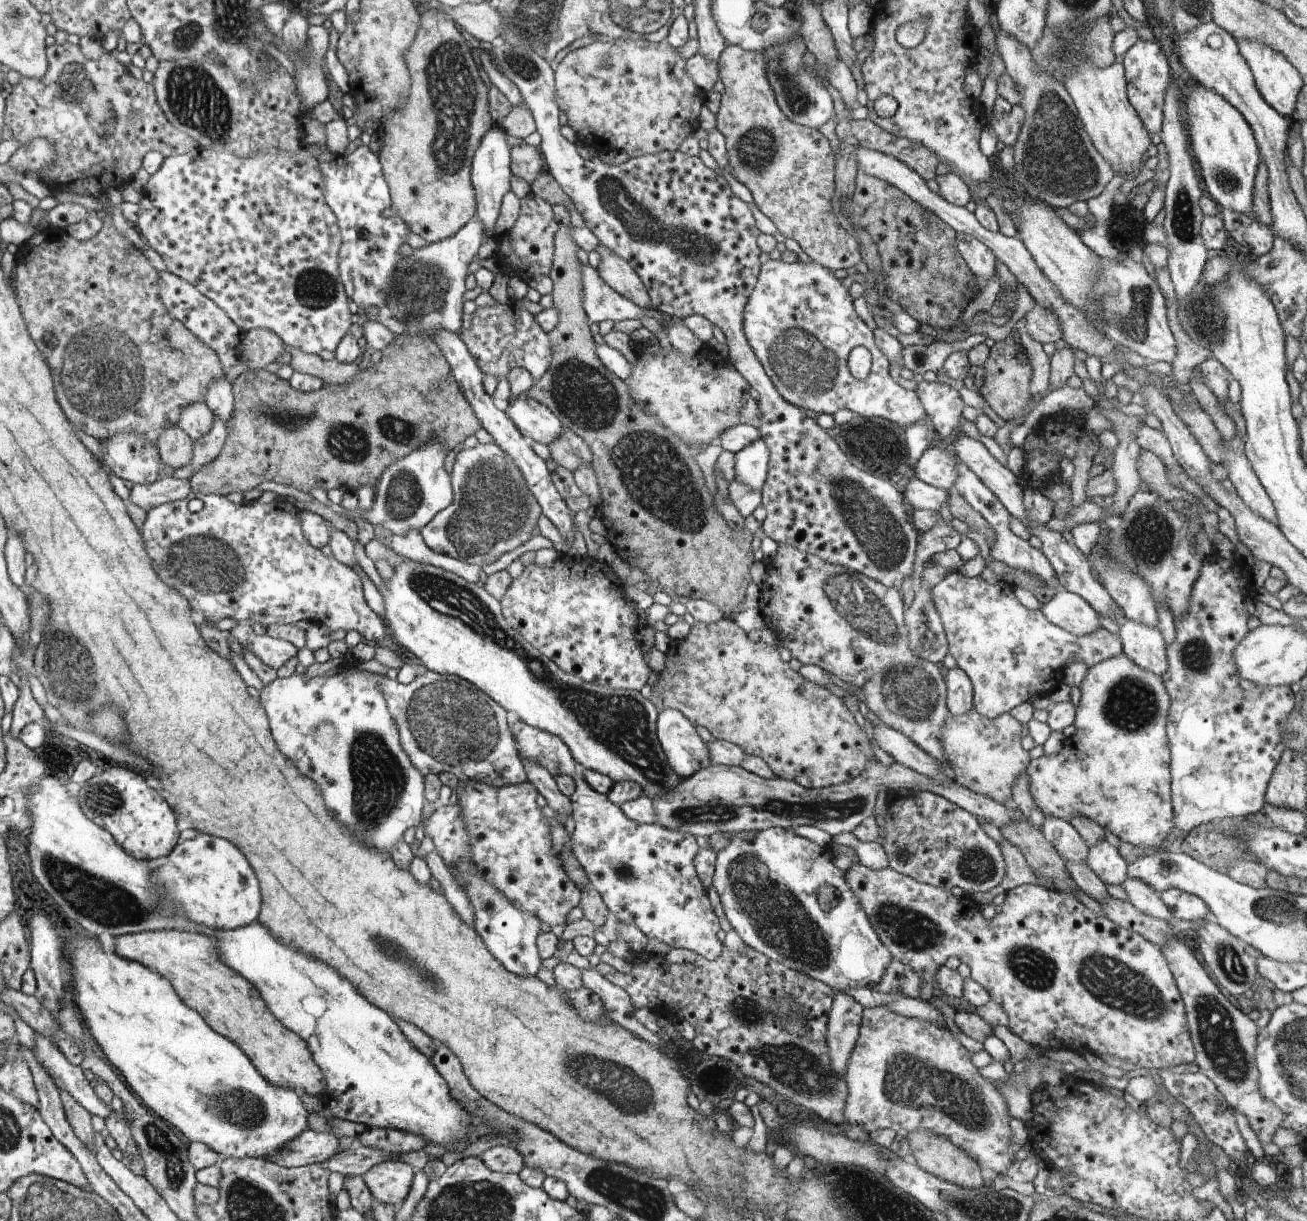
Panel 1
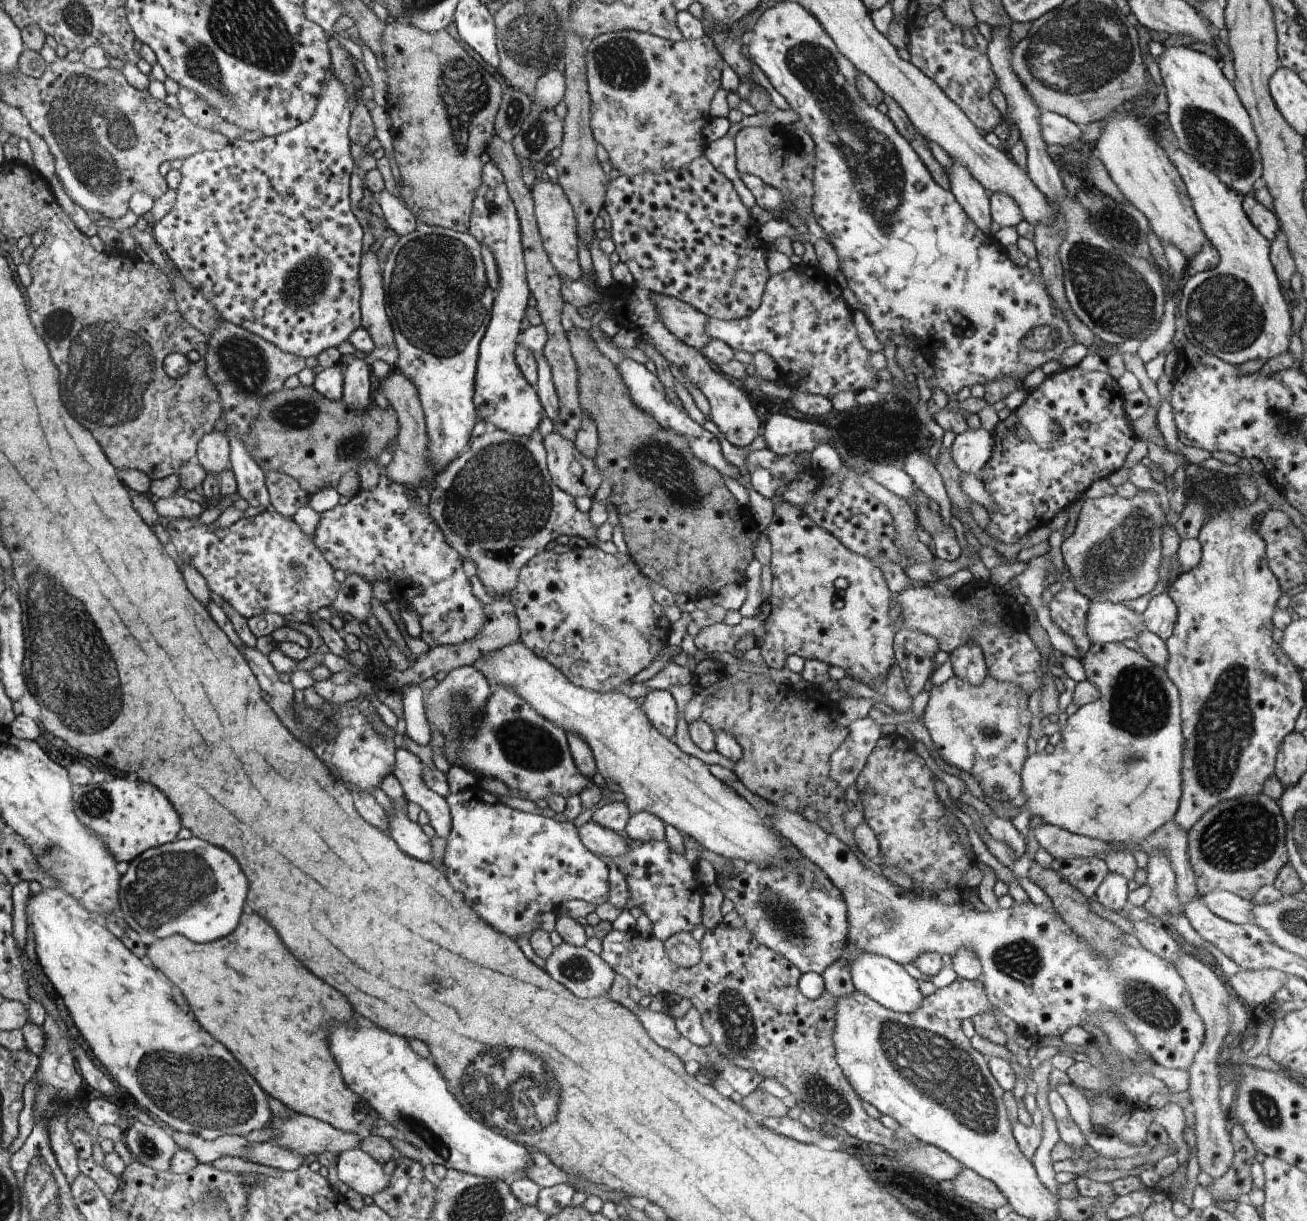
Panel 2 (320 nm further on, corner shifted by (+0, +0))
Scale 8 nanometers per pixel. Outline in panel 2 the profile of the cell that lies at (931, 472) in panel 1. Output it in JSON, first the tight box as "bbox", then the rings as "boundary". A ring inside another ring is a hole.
{"bbox":[951,426,994,476],"boundary":[[[968,426],[957,434],[951,446],[953,461],[962,473],[977,476],[986,461],[992,456],[994,446],[993,434],[984,427],[972,429]]]}

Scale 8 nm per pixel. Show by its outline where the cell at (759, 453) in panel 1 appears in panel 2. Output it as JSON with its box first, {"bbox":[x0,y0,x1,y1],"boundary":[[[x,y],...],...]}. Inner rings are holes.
{"bbox":[763,413,831,457],"boundary":[[[774,413],[765,423],[763,436],[766,447],[786,457],[791,452],[811,453],[819,443],[828,443],[831,433],[821,423]]]}

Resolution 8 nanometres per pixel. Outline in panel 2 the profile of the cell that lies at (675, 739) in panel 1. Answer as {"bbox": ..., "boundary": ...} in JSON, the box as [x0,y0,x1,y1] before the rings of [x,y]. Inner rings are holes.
{"bbox":[640,689,678,740],"boundary":[[[649,689],[647,694],[640,699],[641,706],[650,722],[666,738],[674,740],[678,710],[676,701],[670,691],[666,689]]]}

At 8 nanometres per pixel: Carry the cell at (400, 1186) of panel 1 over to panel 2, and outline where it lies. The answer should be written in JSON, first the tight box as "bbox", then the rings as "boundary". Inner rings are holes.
{"bbox":[336,1149,389,1196],"boundary":[[[348,1149],[339,1154],[336,1172],[339,1179],[362,1196],[374,1196],[389,1185],[383,1165],[362,1149]]]}

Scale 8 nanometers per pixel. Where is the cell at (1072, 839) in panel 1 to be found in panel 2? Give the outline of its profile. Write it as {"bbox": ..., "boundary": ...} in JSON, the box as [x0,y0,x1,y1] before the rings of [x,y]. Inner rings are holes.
{"bbox":[1050,857,1110,900],"boundary":[[[1098,857],[1053,859],[1050,868],[1076,887],[1088,900],[1092,900],[1102,881],[1110,872],[1104,859]]]}

